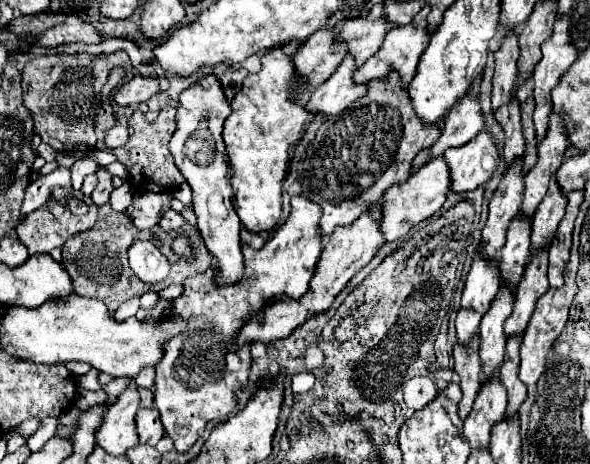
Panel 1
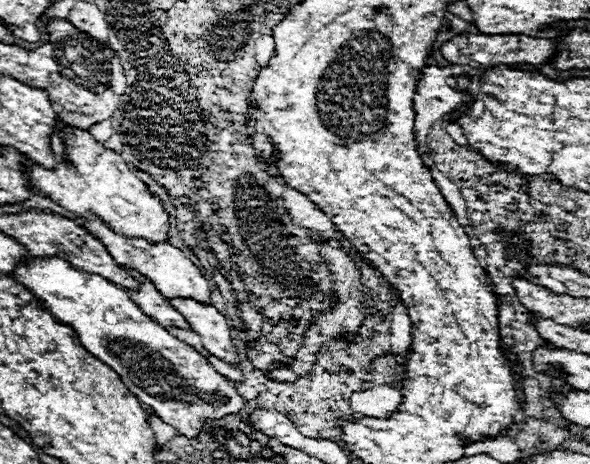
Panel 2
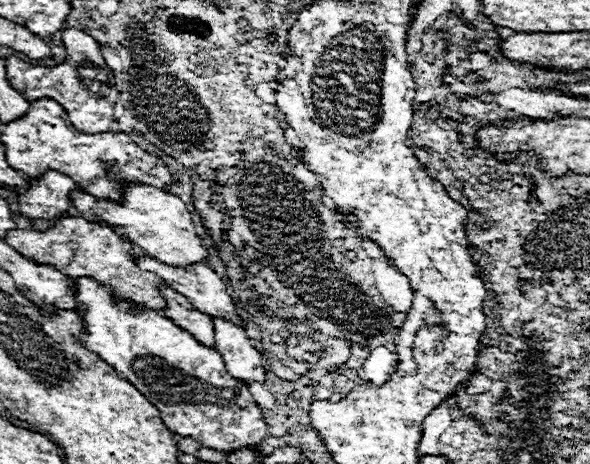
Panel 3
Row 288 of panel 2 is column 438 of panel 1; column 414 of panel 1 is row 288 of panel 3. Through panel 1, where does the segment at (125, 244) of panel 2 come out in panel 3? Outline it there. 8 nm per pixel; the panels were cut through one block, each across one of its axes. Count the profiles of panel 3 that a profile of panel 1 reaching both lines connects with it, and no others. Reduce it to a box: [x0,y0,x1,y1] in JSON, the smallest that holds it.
[134,256,242,326]

